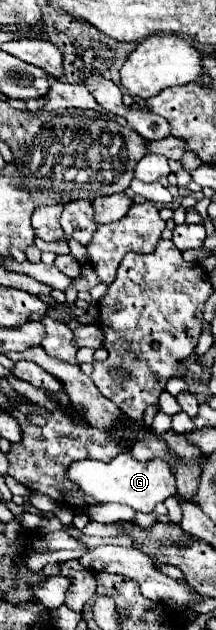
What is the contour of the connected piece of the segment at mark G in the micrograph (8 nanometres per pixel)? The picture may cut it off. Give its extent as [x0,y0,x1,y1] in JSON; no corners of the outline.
[66,452,176,512]

